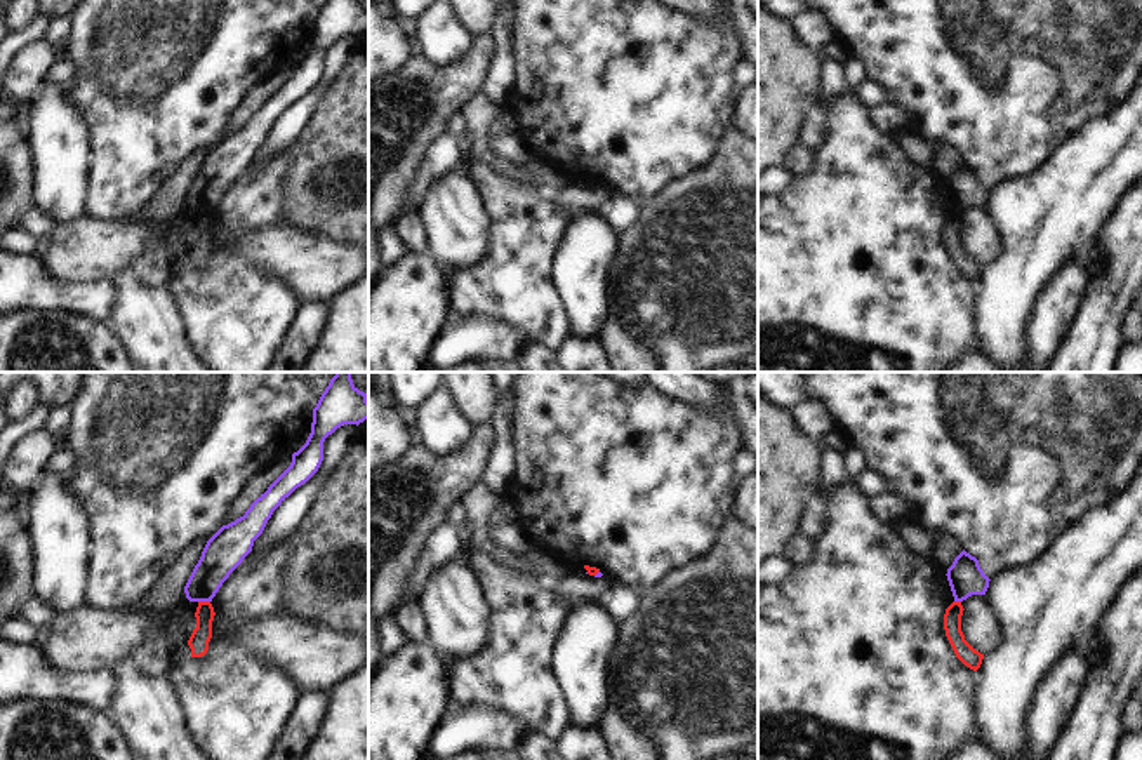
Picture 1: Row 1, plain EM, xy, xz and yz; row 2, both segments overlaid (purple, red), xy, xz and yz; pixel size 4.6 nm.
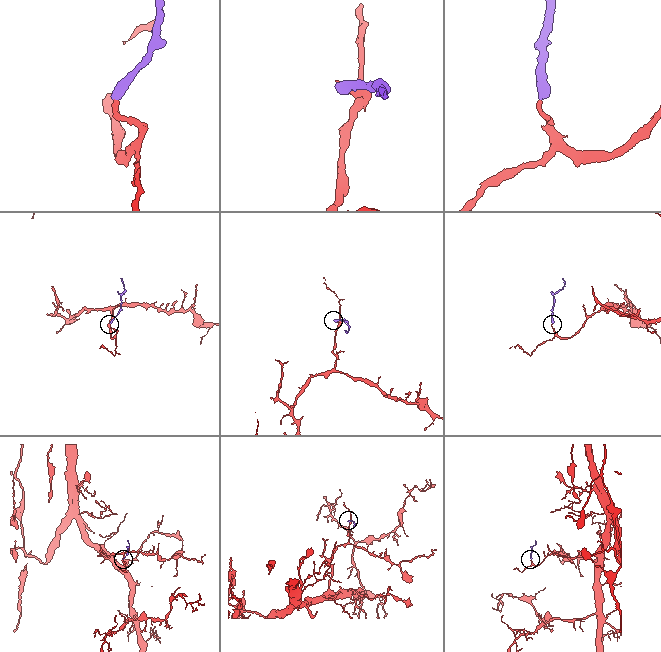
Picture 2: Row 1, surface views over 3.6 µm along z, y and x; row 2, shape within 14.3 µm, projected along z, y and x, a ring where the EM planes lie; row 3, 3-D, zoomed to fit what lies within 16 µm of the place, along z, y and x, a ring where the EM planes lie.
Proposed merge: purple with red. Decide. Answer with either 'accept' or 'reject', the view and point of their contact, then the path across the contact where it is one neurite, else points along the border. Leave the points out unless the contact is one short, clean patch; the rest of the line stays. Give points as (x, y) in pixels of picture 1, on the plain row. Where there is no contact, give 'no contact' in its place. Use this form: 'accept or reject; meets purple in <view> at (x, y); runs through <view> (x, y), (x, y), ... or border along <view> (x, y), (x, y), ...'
reject; meets purple in xy at (204, 211); border along xy (199, 211), (209, 213)

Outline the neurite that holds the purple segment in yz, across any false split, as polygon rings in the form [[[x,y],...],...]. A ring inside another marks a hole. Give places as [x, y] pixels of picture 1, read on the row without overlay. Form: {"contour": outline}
{"contour": [[[965,160],[954,169],[946,186],[954,212],[963,212],[972,205],[986,205],[991,191],[980,179],[979,170]]]}

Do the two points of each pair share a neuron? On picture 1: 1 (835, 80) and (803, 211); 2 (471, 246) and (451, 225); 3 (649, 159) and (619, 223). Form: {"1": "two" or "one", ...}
{"1": "two", "2": "one", "3": "two"}

